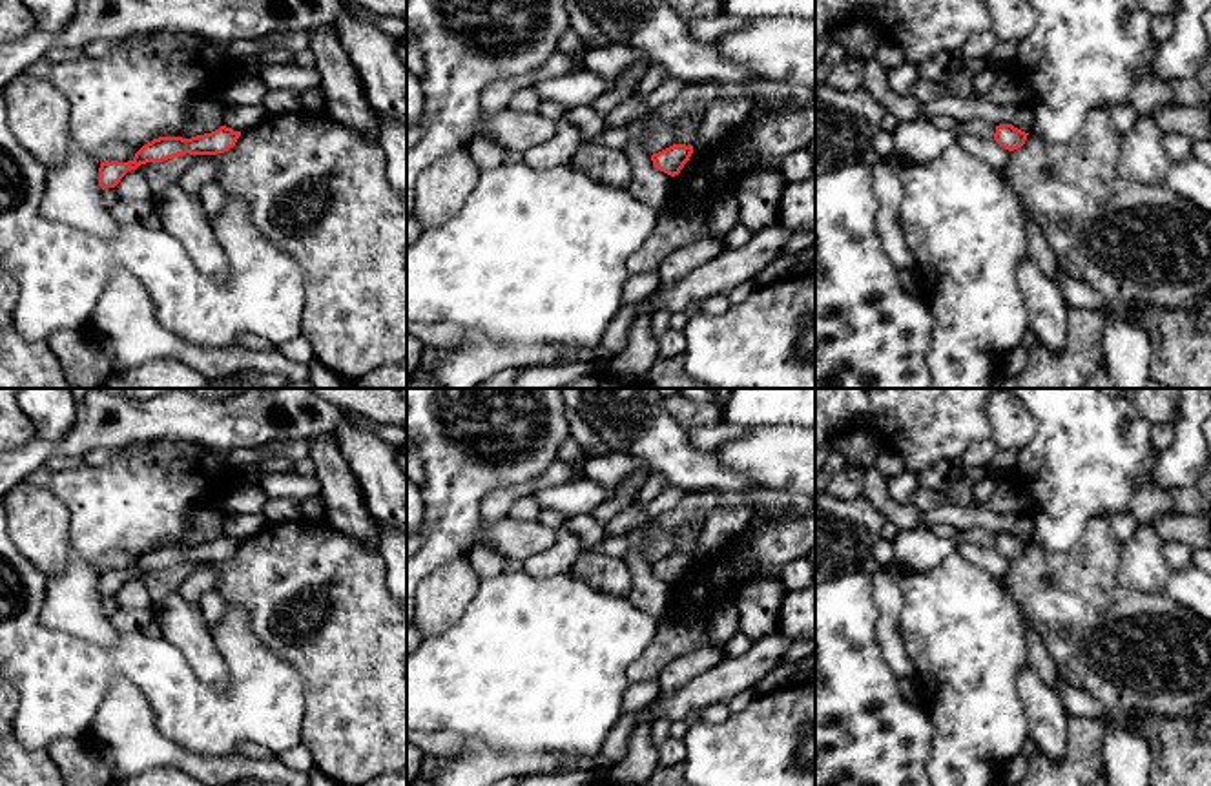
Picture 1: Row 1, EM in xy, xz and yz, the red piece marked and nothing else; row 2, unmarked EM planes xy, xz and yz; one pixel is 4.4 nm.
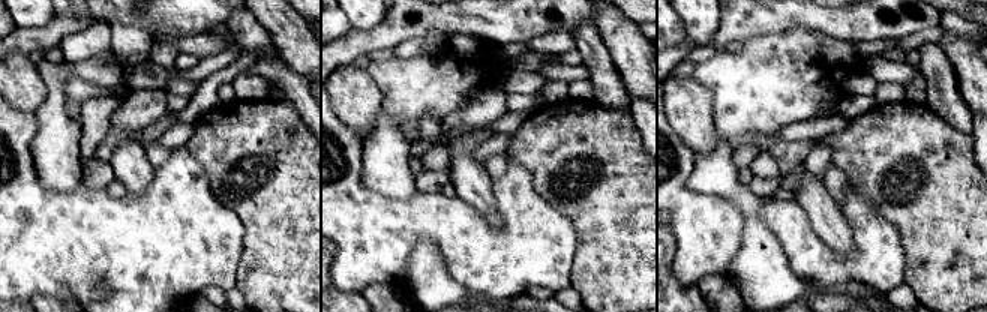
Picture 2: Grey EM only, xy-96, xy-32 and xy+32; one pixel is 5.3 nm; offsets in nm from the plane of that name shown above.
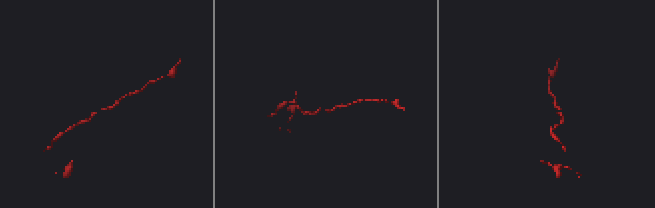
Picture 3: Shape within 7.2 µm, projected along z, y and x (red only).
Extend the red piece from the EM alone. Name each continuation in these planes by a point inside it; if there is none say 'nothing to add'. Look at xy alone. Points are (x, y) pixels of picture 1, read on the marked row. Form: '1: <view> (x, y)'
nothing to add

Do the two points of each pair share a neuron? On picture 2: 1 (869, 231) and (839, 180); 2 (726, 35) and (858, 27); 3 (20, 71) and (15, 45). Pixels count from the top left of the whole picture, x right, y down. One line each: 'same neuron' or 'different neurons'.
1: different neurons
2: same neuron
3: different neurons

